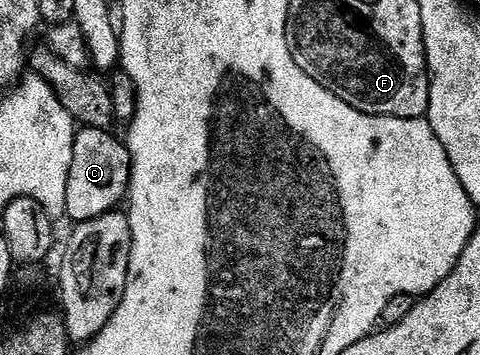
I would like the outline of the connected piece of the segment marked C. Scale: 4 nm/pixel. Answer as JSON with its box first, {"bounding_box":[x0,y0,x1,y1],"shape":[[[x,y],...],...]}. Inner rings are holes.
{"bounding_box":[65,127,133,223],"shape":[[[81,127],[76,130],[69,178],[67,179],[67,199],[65,217],[73,223],[95,219],[104,213],[114,212],[117,205],[126,200],[129,191],[129,176],[133,161],[129,157],[129,146],[108,129]]]}

